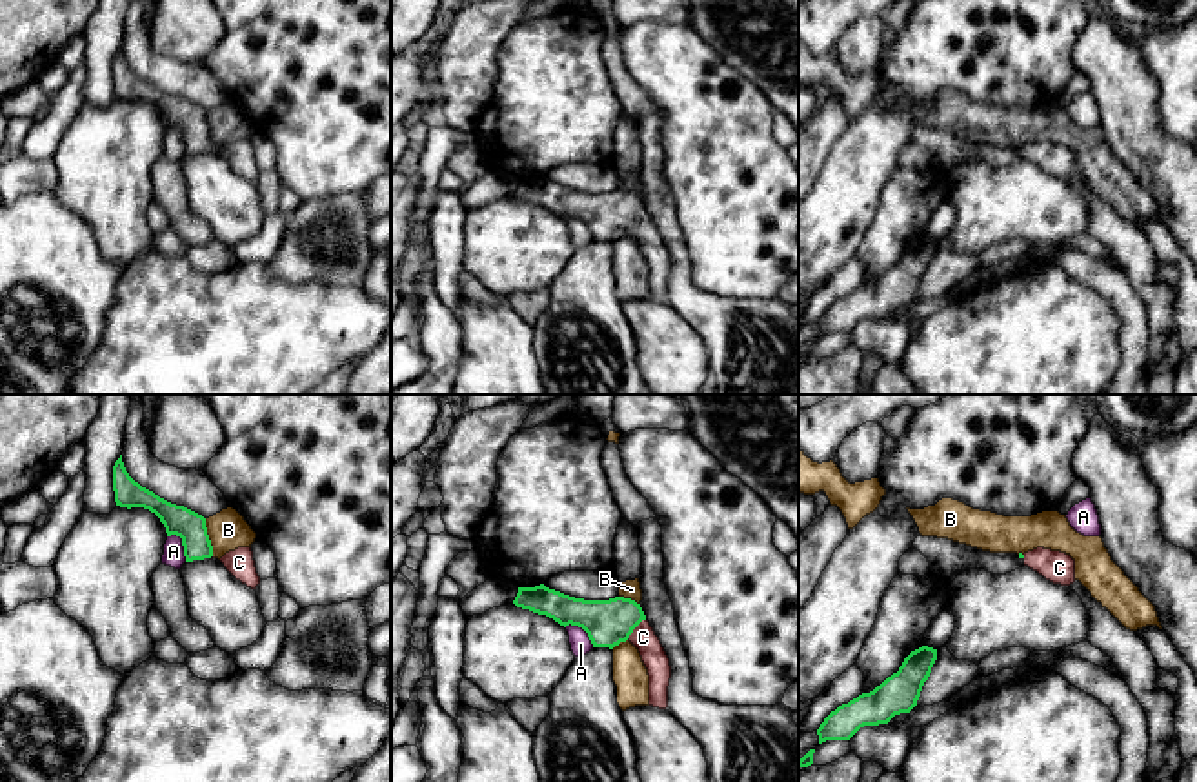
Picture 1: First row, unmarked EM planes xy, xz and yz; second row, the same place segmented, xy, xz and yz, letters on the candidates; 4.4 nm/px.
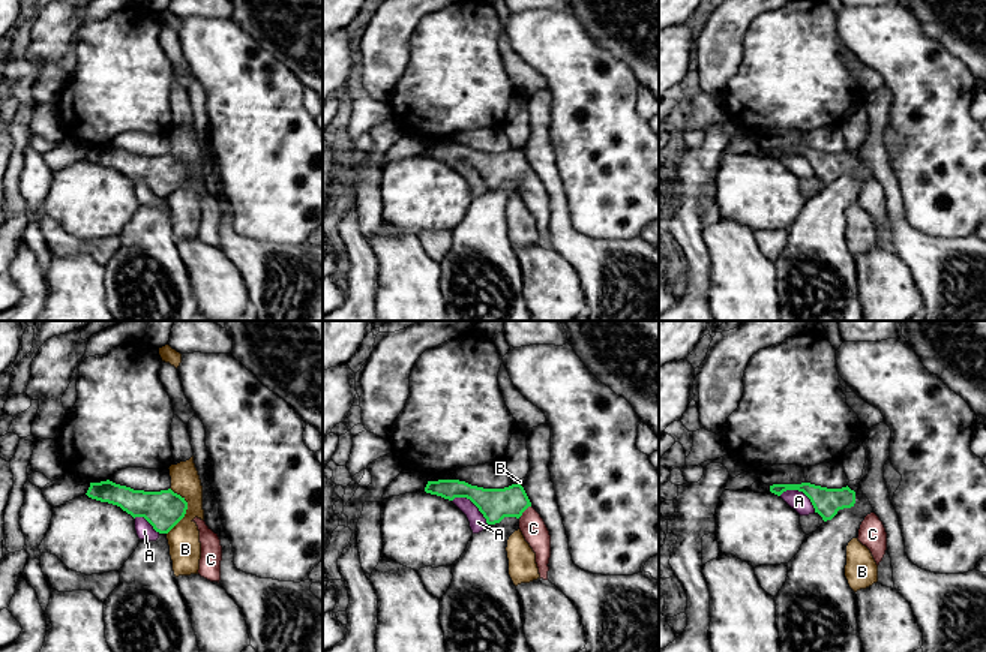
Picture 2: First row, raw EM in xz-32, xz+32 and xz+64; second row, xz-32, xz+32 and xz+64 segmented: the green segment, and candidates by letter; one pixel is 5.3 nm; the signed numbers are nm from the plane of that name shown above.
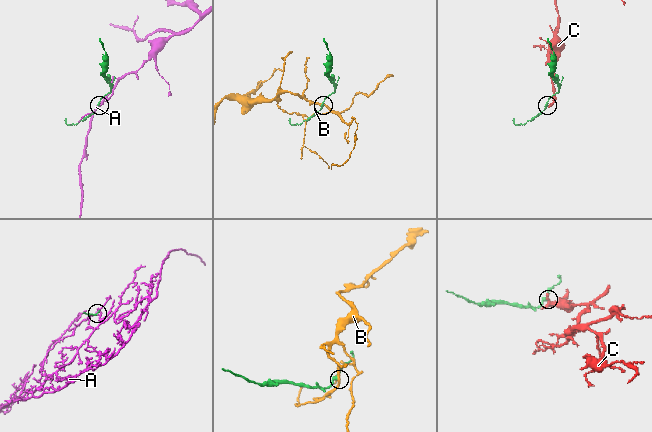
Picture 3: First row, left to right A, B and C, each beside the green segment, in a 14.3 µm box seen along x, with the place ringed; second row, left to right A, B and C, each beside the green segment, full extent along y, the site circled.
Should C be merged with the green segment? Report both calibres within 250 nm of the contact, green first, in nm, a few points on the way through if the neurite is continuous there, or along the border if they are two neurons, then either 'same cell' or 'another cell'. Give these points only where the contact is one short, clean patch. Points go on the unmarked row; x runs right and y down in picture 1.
200 nm thick on the green side, 110 nm on the other; runs through xz (608, 215), (633, 220), (643, 230); same cell

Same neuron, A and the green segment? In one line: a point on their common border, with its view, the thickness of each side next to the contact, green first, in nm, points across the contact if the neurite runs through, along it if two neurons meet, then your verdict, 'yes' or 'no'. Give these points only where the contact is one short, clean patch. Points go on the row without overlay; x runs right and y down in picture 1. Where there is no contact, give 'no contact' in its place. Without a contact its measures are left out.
xy (182, 137) | 140/100 nm | along xy (168, 128), (181, 131), (186, 153) | no

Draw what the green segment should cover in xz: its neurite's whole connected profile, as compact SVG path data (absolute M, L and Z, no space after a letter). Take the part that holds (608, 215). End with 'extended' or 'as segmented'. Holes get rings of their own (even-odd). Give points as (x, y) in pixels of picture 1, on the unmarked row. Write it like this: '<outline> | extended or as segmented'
M544 176L518 180L513 196L546 207L564 220L569 216L582 220L593 240L613 242L620 235L629 233L639 242L649 267L649 298L668 300L669 251L646 213L640 196L624 189L609 193L575 191Z | extended

